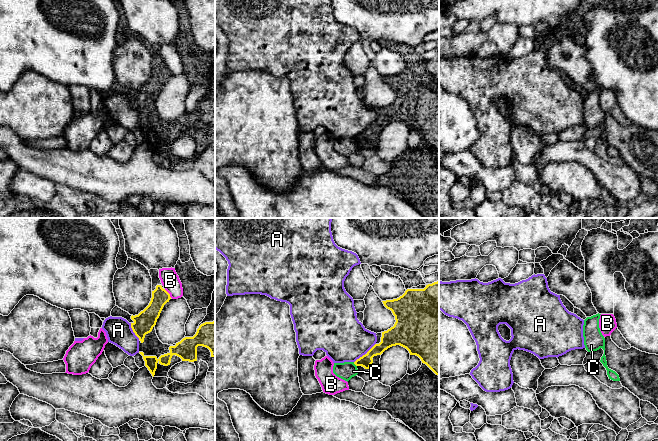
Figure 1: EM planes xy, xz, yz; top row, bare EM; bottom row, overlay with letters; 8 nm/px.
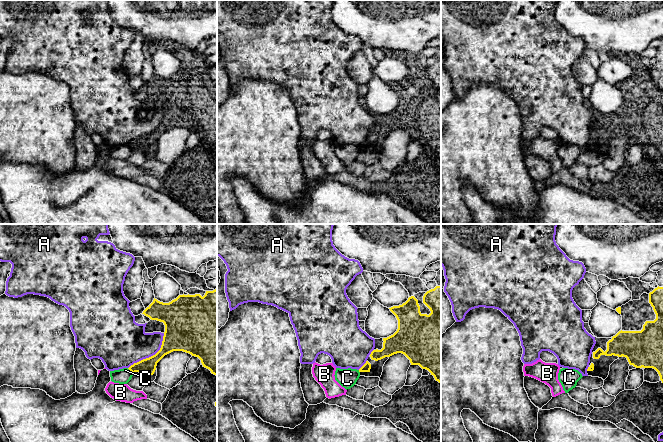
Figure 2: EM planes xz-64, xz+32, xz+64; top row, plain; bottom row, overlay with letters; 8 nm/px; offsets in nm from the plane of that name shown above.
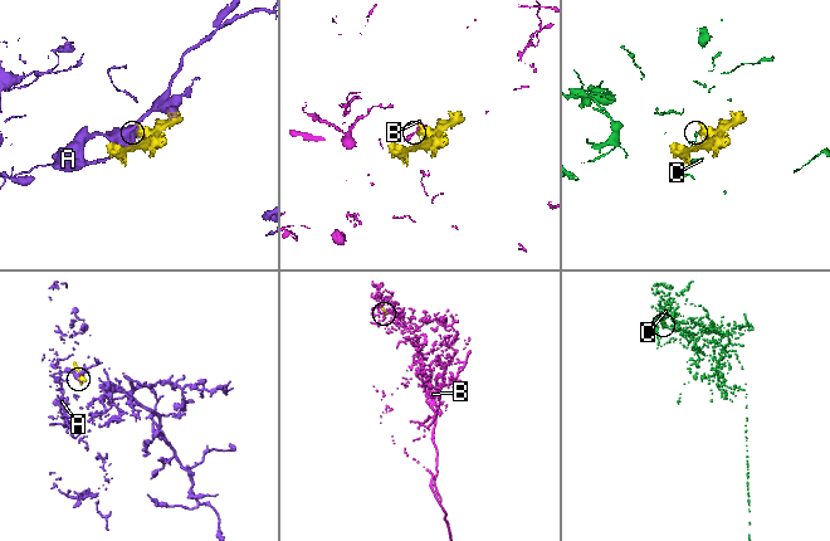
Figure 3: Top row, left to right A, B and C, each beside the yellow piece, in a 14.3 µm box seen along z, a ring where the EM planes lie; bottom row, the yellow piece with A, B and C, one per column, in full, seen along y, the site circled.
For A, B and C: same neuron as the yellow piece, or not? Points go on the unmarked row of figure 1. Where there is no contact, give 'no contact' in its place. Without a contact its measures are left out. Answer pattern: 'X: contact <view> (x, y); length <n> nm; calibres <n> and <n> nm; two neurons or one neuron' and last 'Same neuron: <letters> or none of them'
A: contact xz (365, 130); length 240 nm; calibres 140 and 360 nm; two neurons
B: contact xy (168, 69); length 90 nm; calibres 150 and 150 nm; two neurons
C: contact xz (354, 139); length 50 nm; calibres 100 and 140 nm; two neurons
Same neuron: none of them

